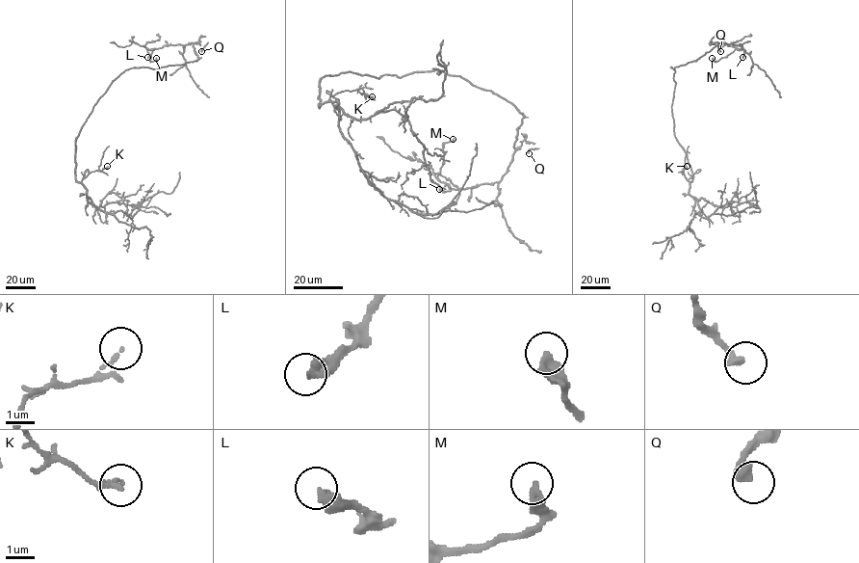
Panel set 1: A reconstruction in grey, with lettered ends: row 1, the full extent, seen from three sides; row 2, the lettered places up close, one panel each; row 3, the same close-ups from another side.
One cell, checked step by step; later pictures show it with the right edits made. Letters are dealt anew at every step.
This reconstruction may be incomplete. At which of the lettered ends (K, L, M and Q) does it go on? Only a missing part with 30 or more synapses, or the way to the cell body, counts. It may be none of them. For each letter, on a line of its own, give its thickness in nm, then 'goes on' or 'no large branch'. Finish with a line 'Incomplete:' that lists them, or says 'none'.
K: 120 nm | no large branch
L: 400 nm | no large branch
M: 400 nm | no large branch
Q: 320 nm | no large branch
Incomplete: none

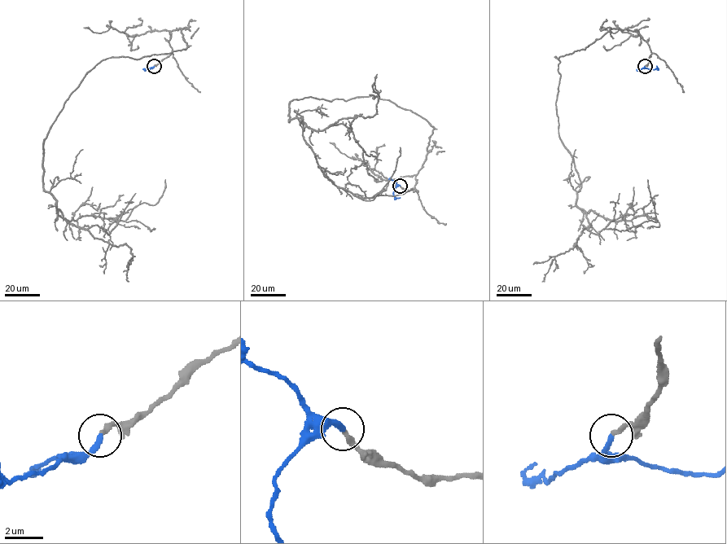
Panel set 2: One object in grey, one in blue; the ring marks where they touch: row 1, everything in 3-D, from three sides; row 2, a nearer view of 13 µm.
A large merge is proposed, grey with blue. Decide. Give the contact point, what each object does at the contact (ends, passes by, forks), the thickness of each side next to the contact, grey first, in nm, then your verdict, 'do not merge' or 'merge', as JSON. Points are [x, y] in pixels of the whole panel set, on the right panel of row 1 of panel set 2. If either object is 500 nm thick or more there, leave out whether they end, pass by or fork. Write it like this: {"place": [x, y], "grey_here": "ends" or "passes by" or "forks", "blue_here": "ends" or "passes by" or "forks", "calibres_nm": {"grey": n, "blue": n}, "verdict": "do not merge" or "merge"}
{"place": [645, 66], "grey_here": "ends", "blue_here": "ends", "calibres_nm": {"grey": 240, "blue": 300}, "verdict": "merge"}

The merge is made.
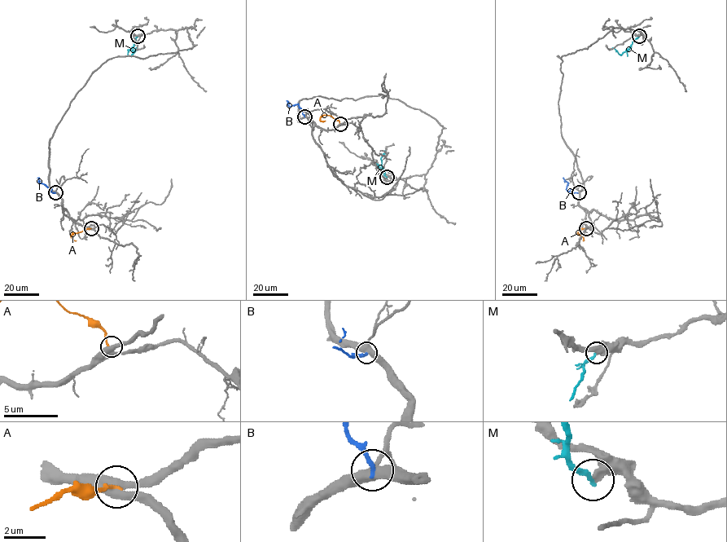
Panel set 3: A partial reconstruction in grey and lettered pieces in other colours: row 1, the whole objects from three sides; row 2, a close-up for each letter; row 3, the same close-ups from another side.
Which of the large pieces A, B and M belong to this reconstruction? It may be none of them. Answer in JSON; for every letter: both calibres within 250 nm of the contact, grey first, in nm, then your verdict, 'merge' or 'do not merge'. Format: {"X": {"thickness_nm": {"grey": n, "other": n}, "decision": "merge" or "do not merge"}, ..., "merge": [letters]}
{"A": {"thickness_nm": {"grey": 400, "other": 170}, "decision": "do not merge"}, "B": {"thickness_nm": {"grey": 420, "other": 240}, "decision": "do not merge"}, "M": {"thickness_nm": {"grey": 440, "other": 240}, "decision": "do not merge"}, "merge": []}

